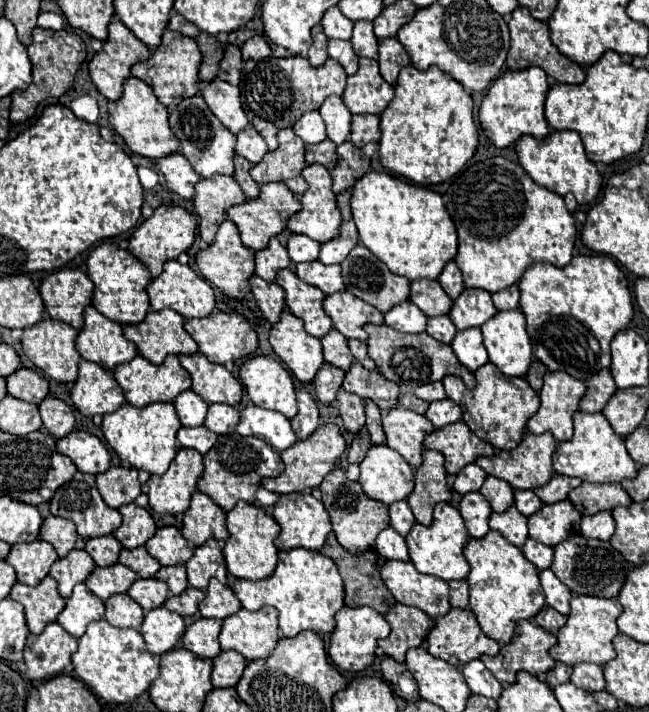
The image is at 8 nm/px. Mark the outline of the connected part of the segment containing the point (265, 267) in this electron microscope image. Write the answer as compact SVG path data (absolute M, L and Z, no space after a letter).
M272 238L272 244L264 252L256 252L256 274L266 282L276 282L276 274L282 268L294 268L294 262L278 238Z

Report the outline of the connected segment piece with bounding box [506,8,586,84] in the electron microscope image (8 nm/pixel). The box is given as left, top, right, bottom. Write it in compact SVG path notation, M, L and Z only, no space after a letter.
M516 8L516 12L512 12L512 16L510 16L508 28L510 28L512 42L510 42L510 52L508 52L506 64L508 64L510 70L522 70L522 68L528 68L528 66L540 66L556 82L562 82L562 84L582 84L584 82L584 78L586 78L584 68L580 68L576 62L568 60L566 56L562 56L558 52L558 48L550 40L548 24L540 22L540 20L534 20L532 14L528 12L528 8Z

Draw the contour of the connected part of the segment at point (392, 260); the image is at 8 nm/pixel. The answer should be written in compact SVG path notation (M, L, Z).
M368 172L366 176L360 178L360 182L354 184L352 190L352 214L354 222L360 232L360 242L376 256L380 258L394 274L406 276L408 280L418 280L418 278L428 278L436 280L444 266L454 260L458 252L458 234L456 226L440 198L440 194L424 188L410 184L402 178L390 176L386 172Z

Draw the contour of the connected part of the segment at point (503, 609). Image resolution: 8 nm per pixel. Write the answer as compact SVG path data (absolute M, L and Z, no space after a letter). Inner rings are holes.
M490 530L484 538L472 538L464 550L470 564L470 608L476 614L484 634L500 644L512 642L516 624L534 618L544 606L544 592L538 580L538 568L528 562L520 548L510 544L500 532Z

